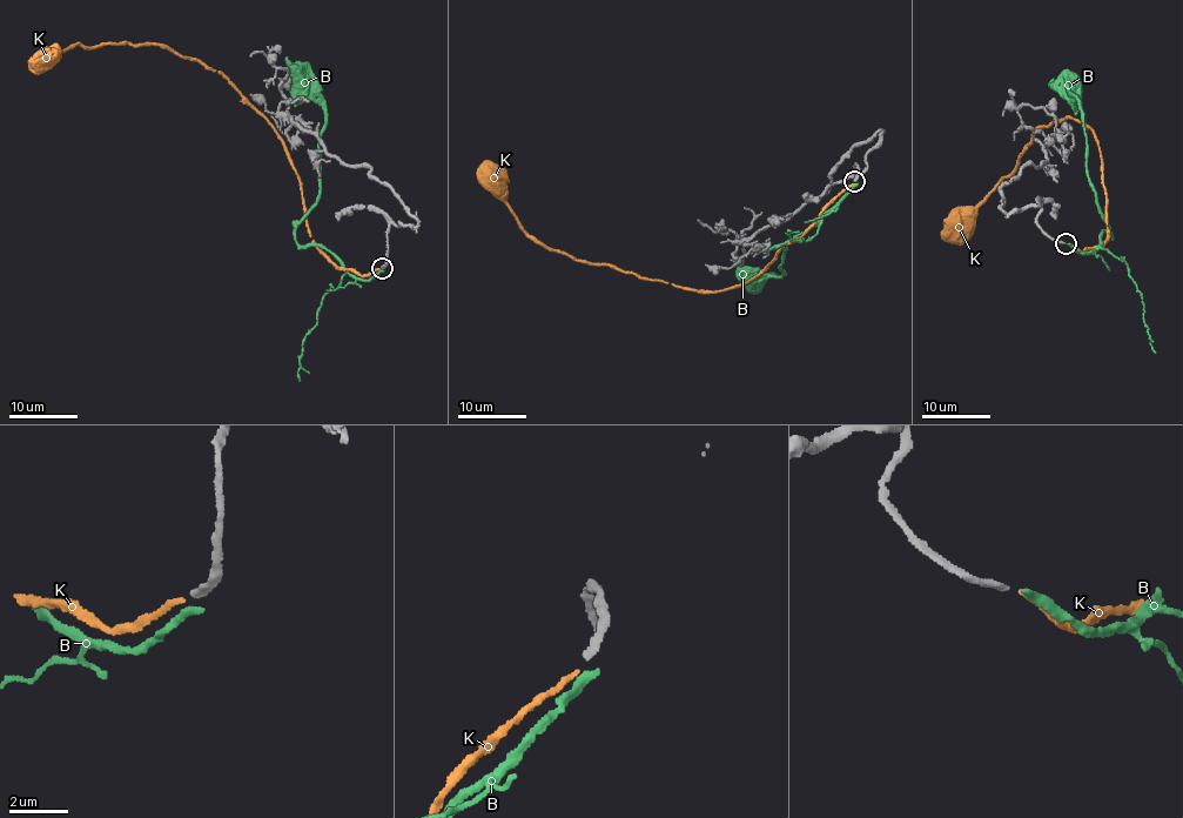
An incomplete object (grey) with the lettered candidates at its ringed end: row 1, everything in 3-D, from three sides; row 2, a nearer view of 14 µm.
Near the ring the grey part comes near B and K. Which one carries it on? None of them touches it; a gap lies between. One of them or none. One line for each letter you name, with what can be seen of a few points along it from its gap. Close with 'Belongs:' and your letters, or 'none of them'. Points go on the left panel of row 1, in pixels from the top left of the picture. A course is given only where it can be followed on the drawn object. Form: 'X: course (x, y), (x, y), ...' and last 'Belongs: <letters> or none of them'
K: course (380, 268), (348, 272), (318, 249), (282, 139), (219, 71), (159, 44), (76, 44), (41, 55)
Belongs: K

